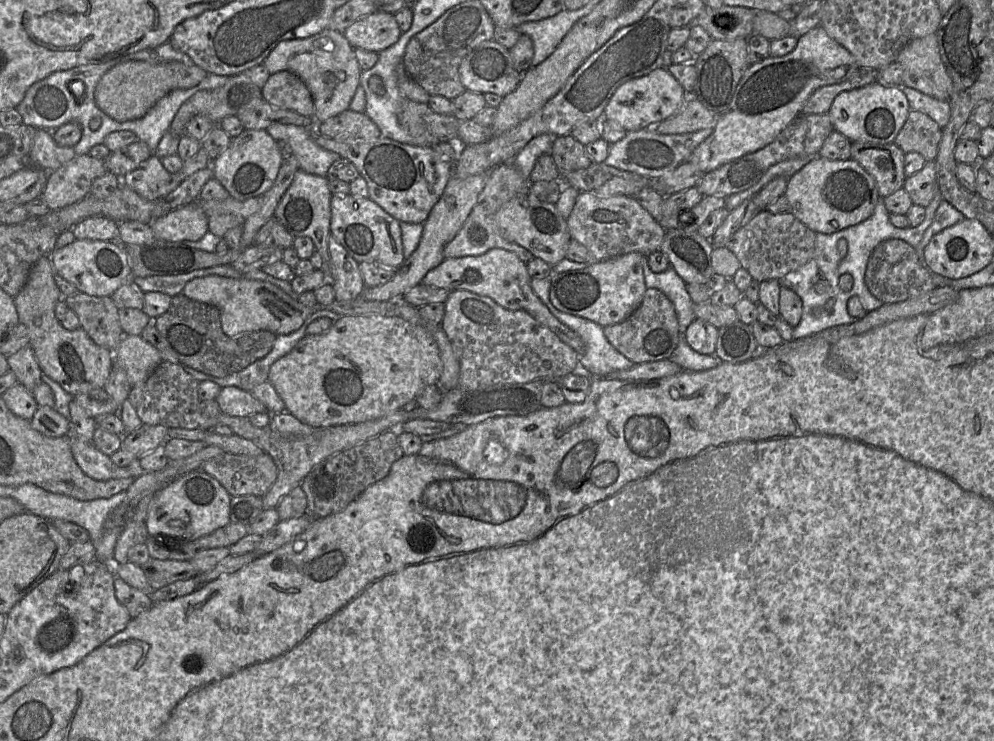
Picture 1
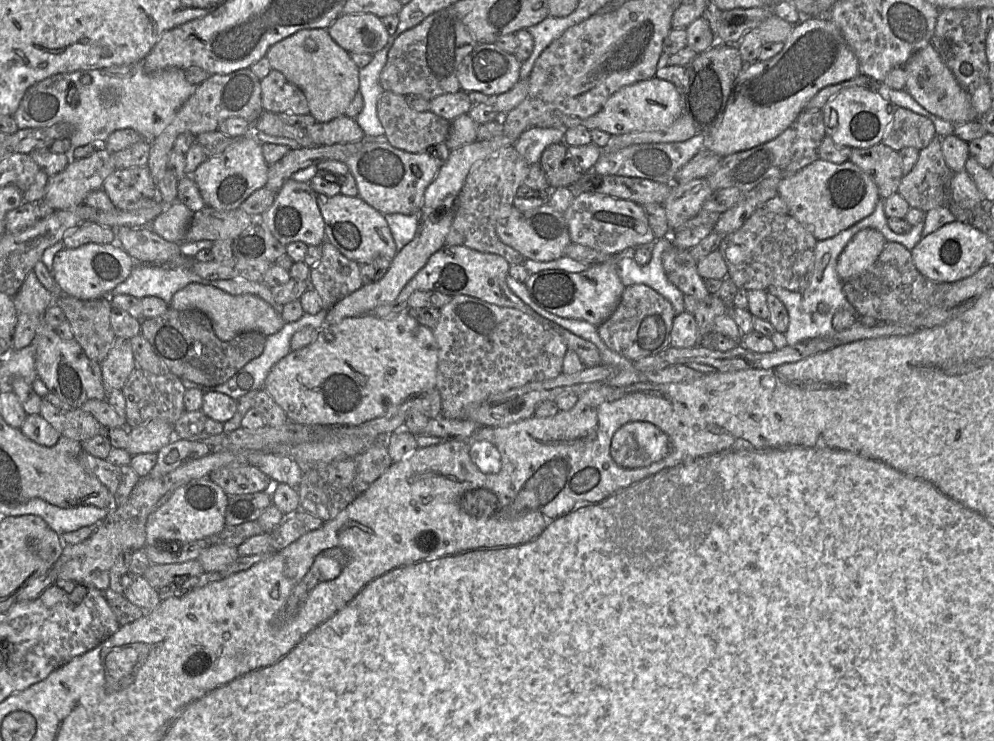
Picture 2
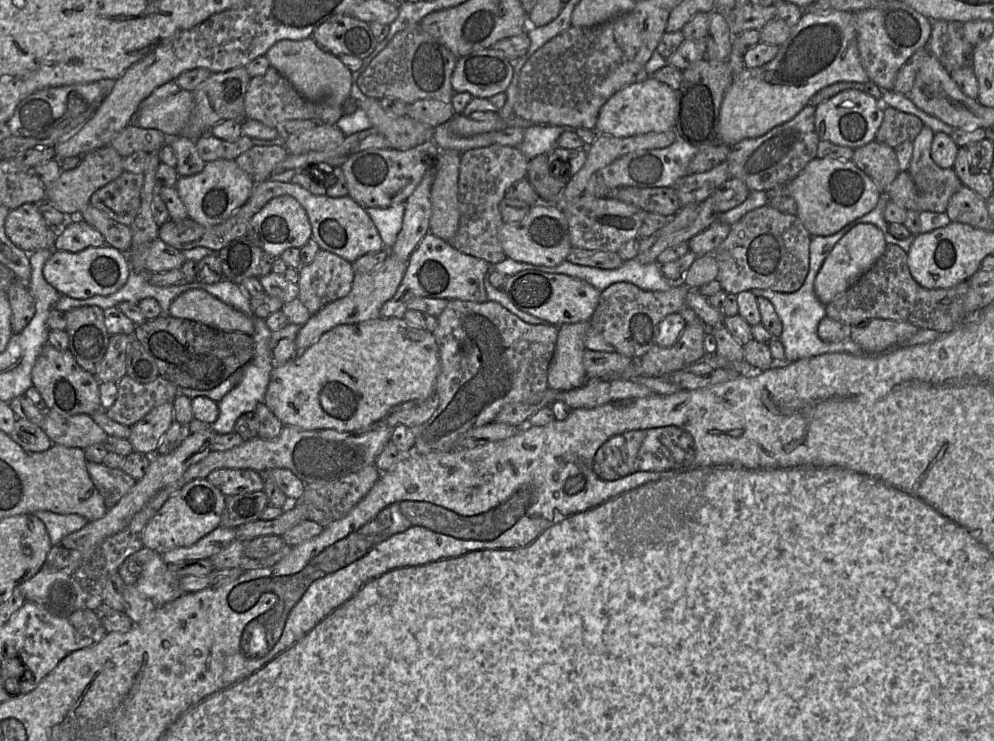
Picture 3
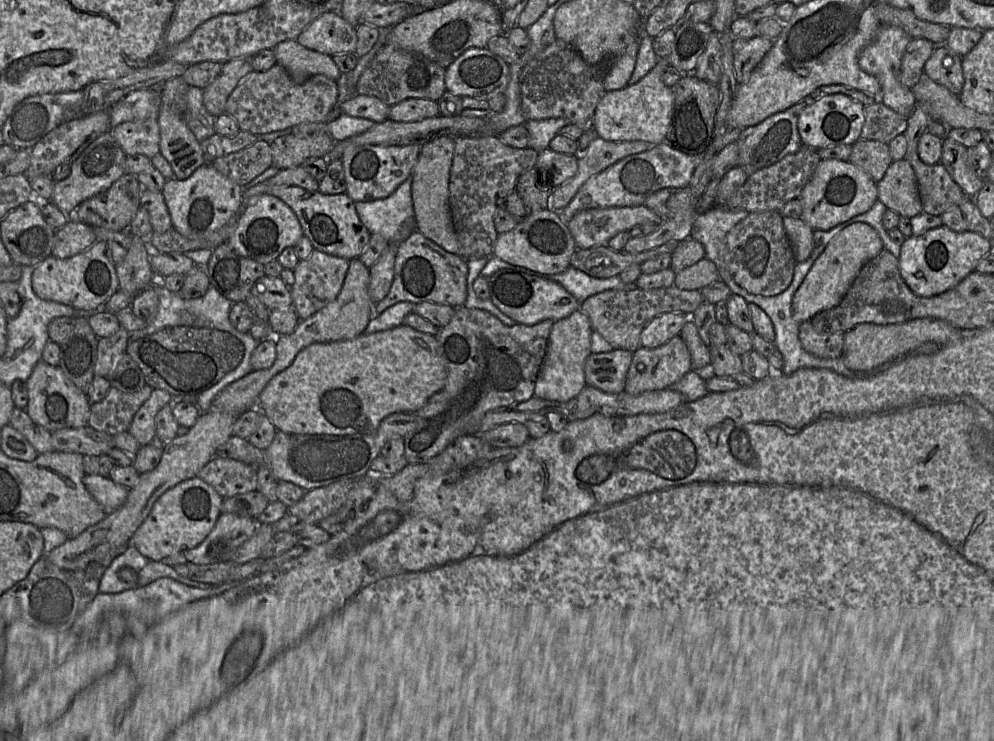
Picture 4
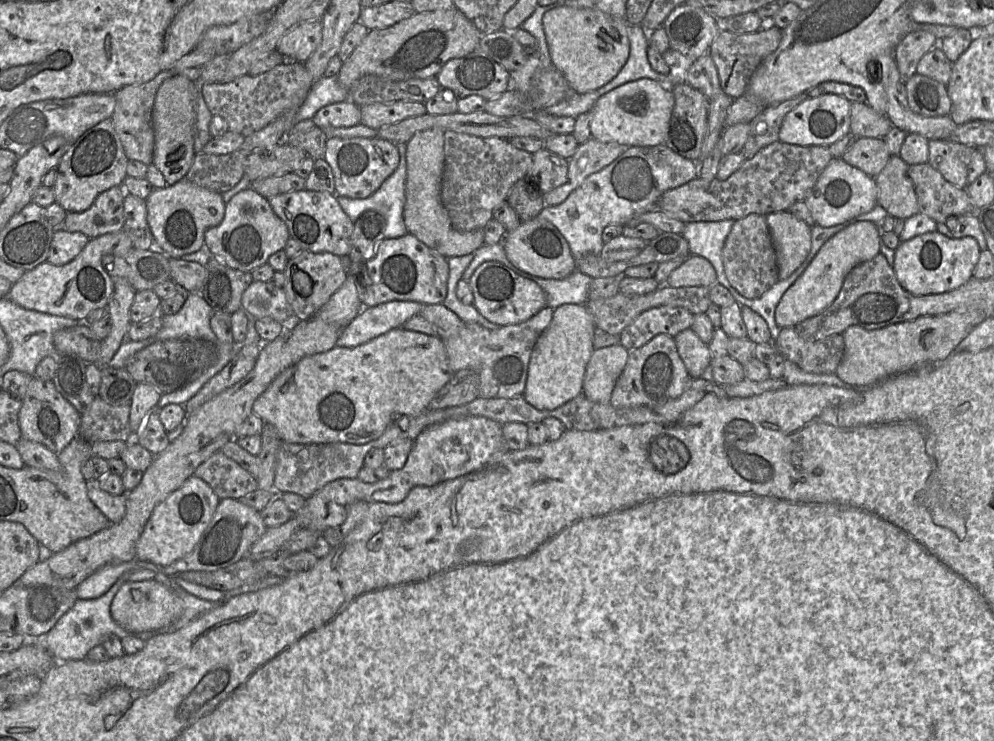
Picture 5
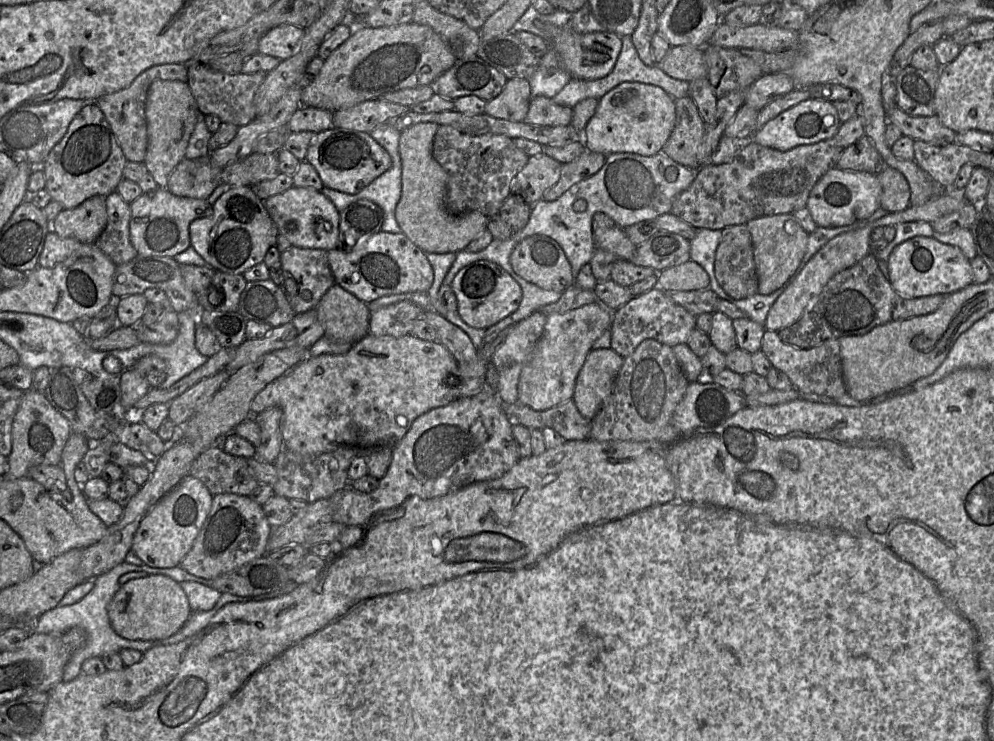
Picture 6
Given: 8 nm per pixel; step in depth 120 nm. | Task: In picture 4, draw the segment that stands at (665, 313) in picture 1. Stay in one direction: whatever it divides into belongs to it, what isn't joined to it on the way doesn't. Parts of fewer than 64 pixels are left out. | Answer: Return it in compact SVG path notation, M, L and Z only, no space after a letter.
M626 285L625 289L607 290L585 299L580 309L588 316L593 331L599 332L614 349L625 349L633 353L642 347L641 333L655 317L668 312L681 312L690 317L703 301L700 290L682 290L674 285L643 290Z

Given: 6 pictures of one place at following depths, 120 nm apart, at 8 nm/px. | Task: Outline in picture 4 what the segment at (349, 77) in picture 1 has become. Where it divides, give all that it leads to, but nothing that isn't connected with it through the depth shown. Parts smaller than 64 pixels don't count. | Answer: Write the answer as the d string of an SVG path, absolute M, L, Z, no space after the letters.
M286 40L273 49L276 64L283 67L297 84L314 75L323 75L334 81L341 72L329 55L310 50L296 40Z

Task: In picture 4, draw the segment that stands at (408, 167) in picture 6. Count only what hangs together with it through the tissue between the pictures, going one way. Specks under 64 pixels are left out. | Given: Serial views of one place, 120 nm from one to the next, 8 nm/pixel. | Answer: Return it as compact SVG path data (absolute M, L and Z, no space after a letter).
M448 136L435 138L421 146L411 174L411 194L416 231L447 252L459 255L460 244L454 229L449 204L449 180L454 147L454 138Z

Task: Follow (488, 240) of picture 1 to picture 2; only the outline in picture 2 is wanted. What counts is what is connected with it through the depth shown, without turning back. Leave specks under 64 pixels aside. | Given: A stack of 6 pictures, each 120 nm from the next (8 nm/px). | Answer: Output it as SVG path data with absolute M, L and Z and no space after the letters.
M508 146L495 156L475 165L454 203L454 221L447 235L446 245L463 246L482 253L497 254L510 265L522 265L526 259L498 238L496 225L504 211L508 211L513 206L515 195L529 168L530 165L514 146Z

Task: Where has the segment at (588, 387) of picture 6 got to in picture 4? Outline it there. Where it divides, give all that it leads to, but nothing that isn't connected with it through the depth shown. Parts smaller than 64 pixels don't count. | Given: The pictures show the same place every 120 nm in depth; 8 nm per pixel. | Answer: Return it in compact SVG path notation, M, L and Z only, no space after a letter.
M625 349L591 353L585 363L585 380L588 386L610 394L624 391L633 353Z

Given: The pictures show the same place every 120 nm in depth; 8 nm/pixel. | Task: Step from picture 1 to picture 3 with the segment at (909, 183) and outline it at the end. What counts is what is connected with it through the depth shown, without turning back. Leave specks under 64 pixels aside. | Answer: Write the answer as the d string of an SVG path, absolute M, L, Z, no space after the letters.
M924 126L913 140L913 154L908 168L921 211L944 213L951 197L963 186L952 168L943 169L930 156L934 132Z

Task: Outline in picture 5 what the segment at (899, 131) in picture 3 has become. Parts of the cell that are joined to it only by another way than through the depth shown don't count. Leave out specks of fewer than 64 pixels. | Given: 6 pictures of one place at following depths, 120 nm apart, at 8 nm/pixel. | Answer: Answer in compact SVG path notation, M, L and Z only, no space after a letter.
M851 103L850 132L856 138L883 138L892 128L886 115L874 111L866 103Z

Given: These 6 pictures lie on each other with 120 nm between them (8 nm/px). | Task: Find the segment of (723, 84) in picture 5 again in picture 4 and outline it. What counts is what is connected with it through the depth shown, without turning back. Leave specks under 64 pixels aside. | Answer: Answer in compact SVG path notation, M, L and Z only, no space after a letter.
M757 35L751 39L734 38L733 65L739 85L750 78L752 71L771 50L774 40Z

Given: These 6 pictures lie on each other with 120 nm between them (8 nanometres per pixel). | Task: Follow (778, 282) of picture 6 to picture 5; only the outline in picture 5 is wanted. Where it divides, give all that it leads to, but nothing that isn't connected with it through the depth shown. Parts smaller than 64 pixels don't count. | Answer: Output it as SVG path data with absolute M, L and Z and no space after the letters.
M788 211L766 215L776 253L779 281L798 269L811 250L811 227Z

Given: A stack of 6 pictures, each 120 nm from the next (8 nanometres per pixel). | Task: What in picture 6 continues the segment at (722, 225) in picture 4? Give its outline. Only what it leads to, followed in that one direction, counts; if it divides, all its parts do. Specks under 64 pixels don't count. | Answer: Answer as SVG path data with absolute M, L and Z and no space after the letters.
M698 229L695 237L690 240L690 259L701 265L708 273L712 291L717 291L715 293L719 298L721 296L725 298L727 293L718 283L714 272L715 255L721 237L721 230Z

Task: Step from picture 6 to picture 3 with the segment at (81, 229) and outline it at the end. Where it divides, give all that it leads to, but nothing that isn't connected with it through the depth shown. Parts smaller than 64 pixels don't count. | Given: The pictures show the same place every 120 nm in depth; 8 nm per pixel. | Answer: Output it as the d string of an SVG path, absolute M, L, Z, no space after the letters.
M123 171L117 178L95 191L89 203L113 220L129 226L141 206L143 173Z

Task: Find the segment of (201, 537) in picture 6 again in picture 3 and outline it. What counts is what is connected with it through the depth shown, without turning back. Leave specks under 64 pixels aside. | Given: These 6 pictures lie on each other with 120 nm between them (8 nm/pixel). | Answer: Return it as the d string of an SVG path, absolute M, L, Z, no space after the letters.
M220 525L191 546L175 548L162 554L162 559L166 564L174 564L189 559L210 558L236 539L236 528Z

